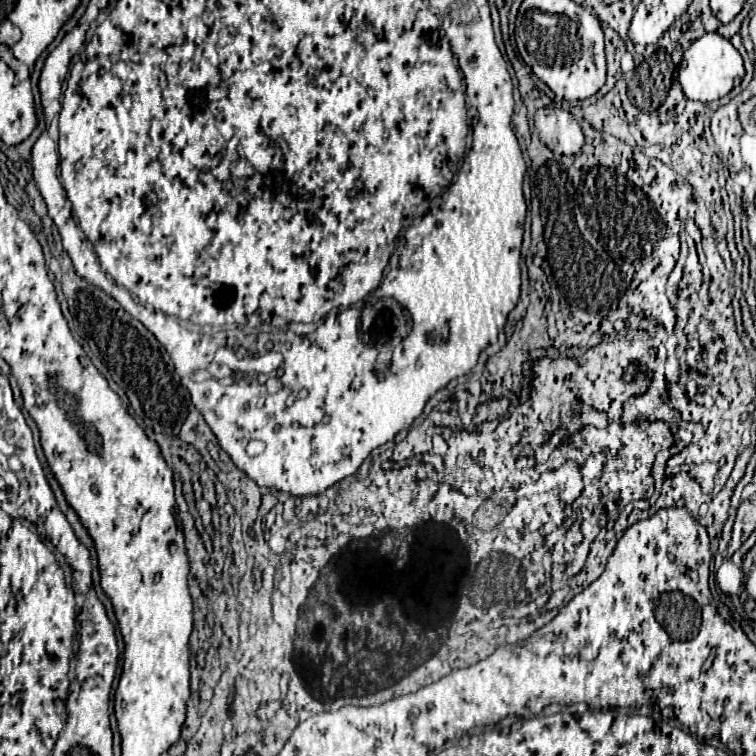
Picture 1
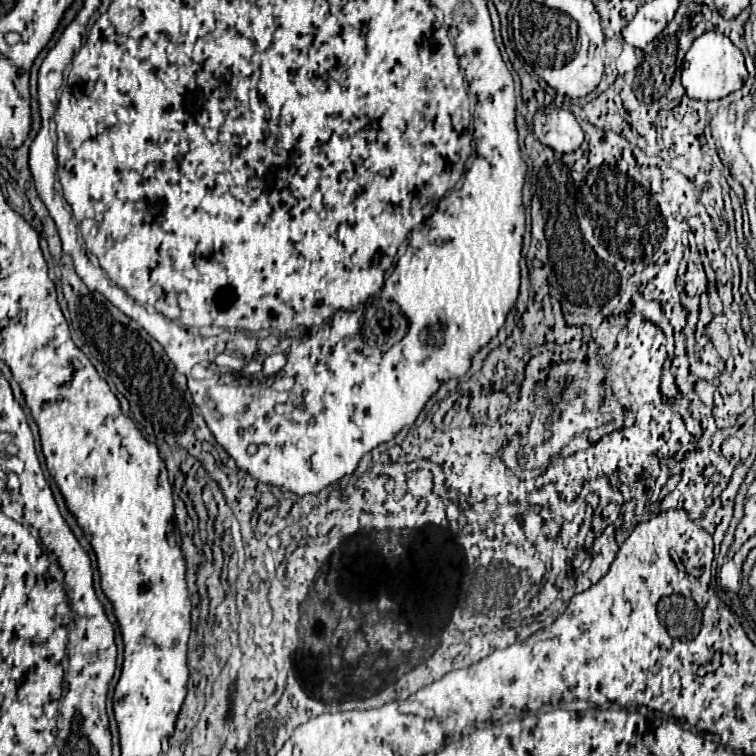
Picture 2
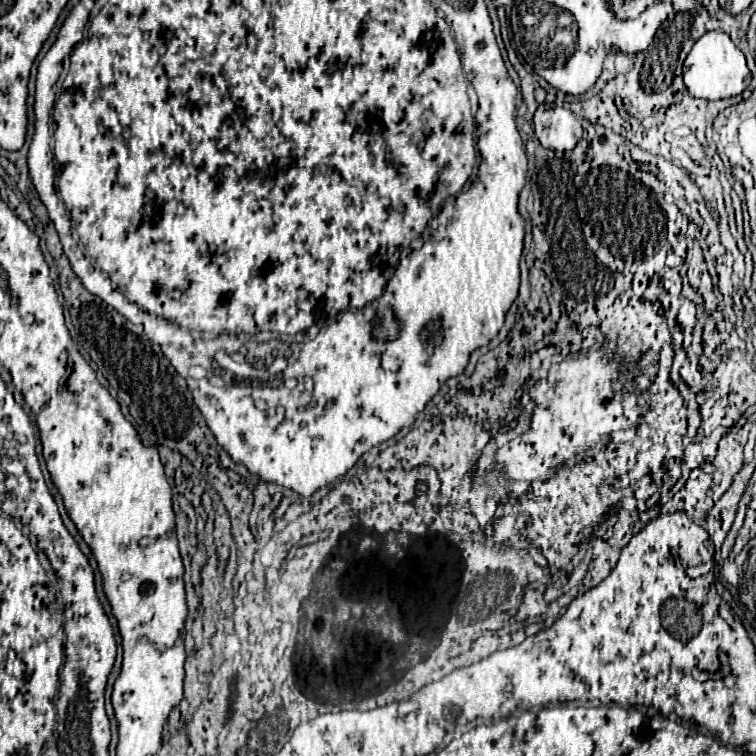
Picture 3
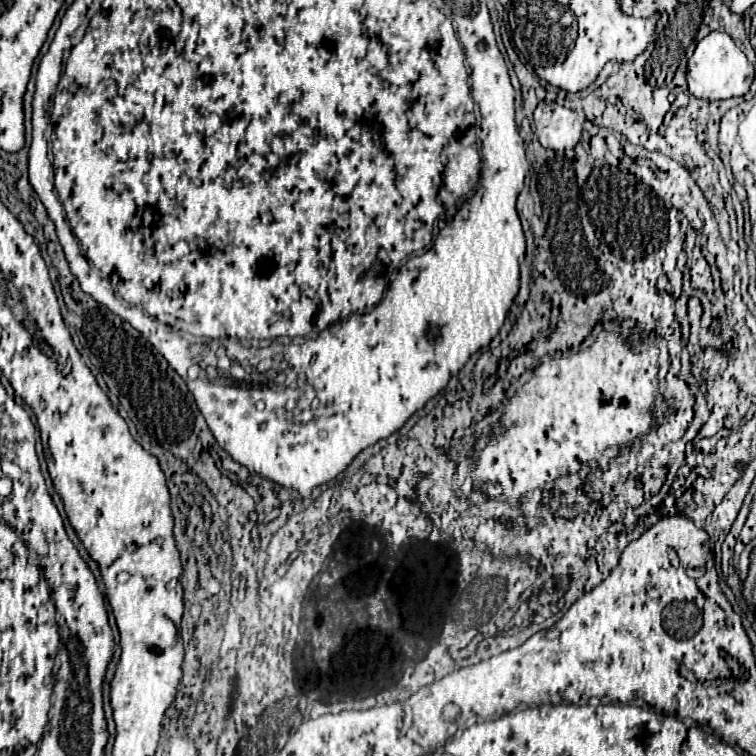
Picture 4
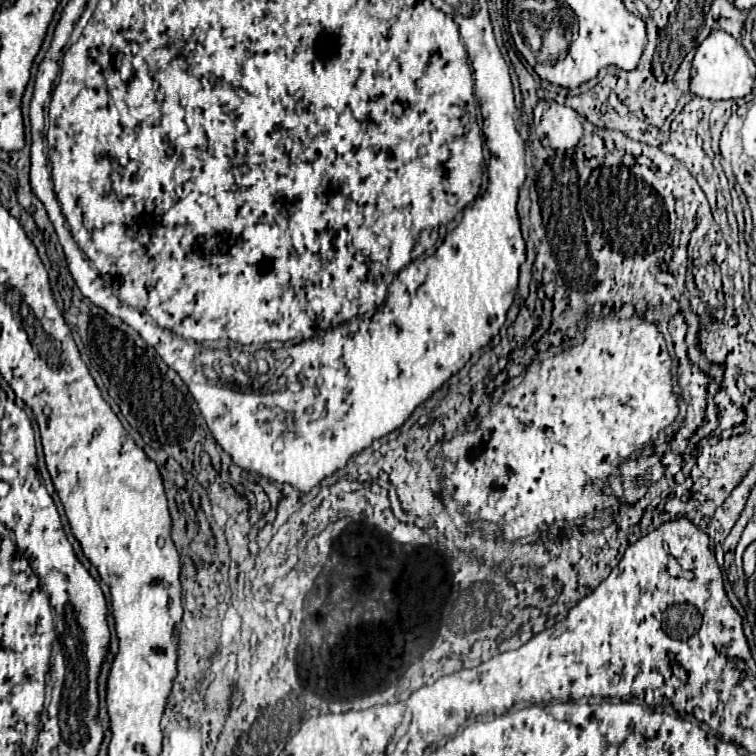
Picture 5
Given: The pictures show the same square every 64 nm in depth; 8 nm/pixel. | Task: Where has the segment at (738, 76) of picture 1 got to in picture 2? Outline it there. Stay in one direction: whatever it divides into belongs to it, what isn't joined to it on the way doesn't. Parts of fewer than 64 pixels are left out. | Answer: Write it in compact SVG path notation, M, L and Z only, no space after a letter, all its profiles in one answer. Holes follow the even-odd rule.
M706 32L700 38L696 38L682 62L682 86L688 98L696 98L704 102L720 100L730 92L740 90L746 78L748 78L748 70L744 66L742 52L730 42L728 36L720 32Z

